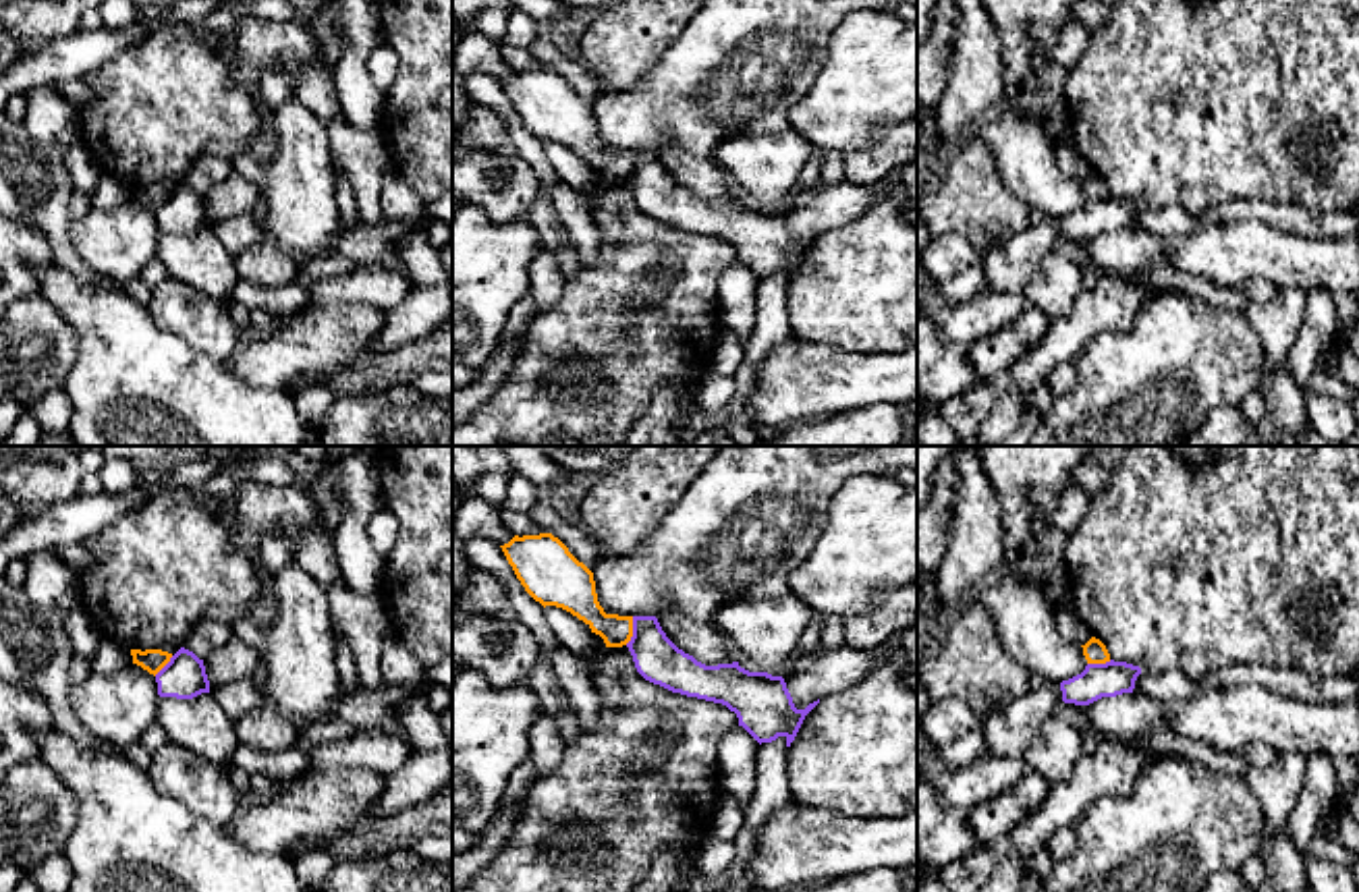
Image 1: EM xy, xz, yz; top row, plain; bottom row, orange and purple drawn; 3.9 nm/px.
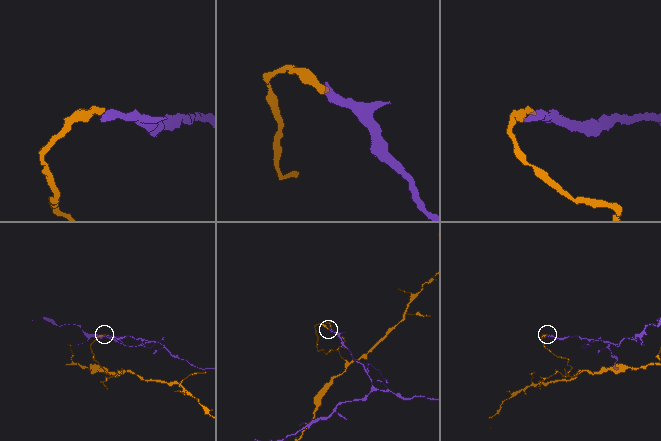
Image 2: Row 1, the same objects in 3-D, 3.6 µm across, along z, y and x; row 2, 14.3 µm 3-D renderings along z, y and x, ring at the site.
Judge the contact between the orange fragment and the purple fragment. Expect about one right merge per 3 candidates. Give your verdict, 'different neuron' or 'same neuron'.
different neuron

